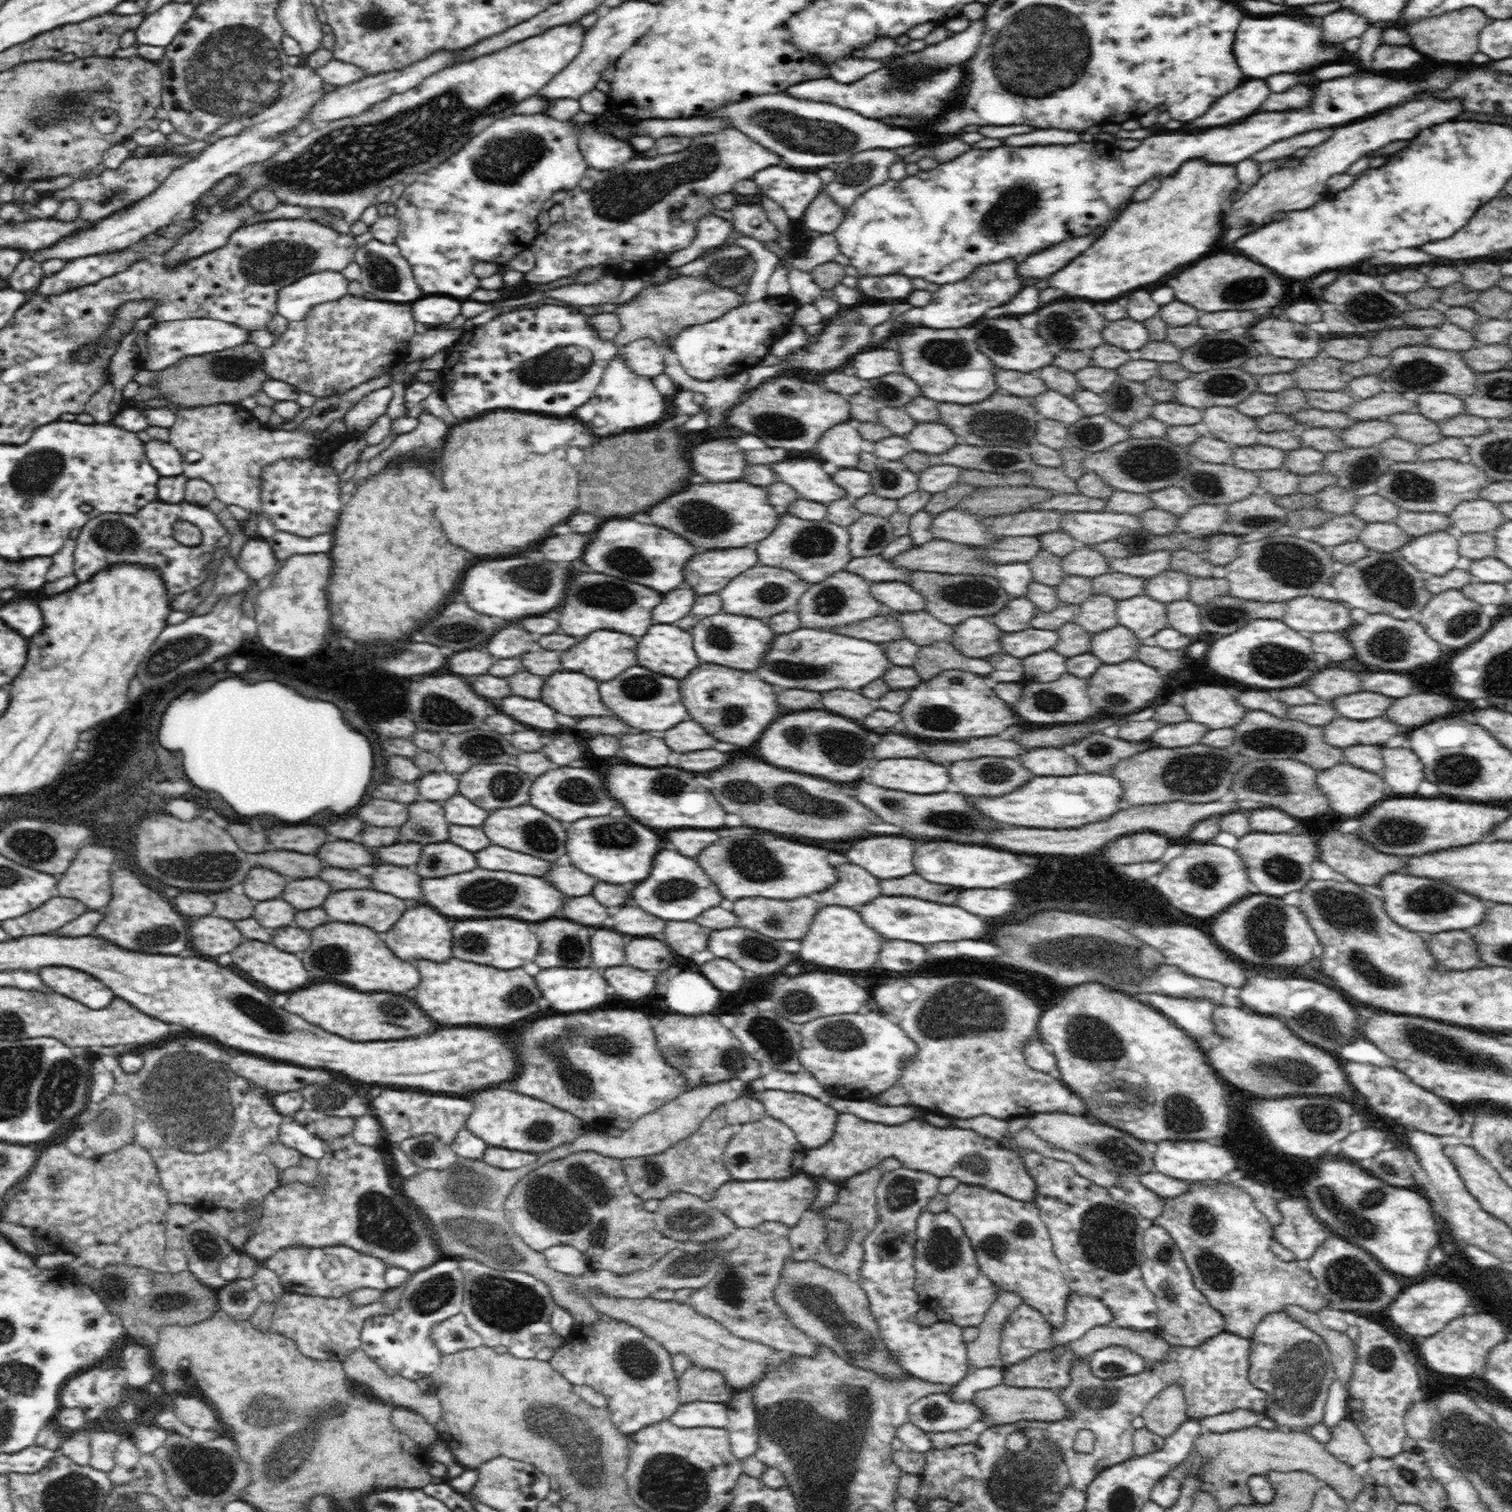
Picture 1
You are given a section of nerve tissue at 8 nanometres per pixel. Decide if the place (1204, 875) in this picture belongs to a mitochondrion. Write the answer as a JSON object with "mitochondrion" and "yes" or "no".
{"mitochondrion":"yes"}

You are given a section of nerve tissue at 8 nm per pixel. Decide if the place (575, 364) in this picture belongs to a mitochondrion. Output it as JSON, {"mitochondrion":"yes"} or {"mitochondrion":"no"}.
{"mitochondrion":"yes"}

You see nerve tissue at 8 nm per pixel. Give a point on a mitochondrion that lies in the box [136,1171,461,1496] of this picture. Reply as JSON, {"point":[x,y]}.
{"point":[327,1435]}

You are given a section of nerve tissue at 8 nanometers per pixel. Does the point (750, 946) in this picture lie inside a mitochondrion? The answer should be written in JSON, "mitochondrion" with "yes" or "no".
{"mitochondrion":"yes"}

